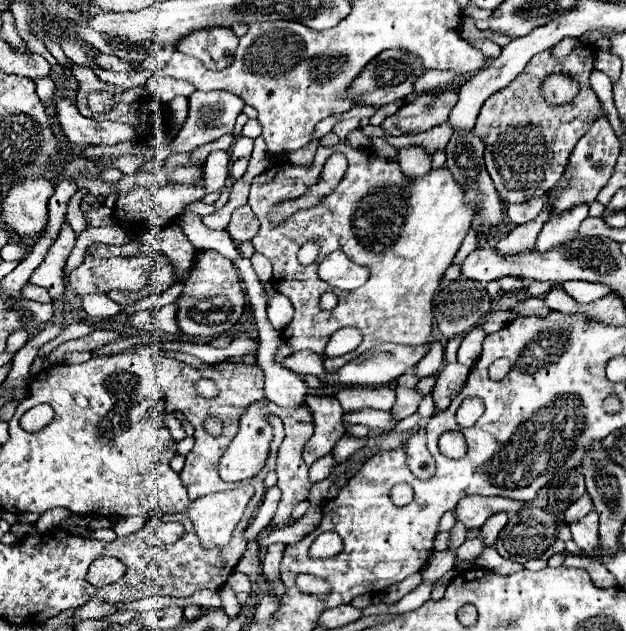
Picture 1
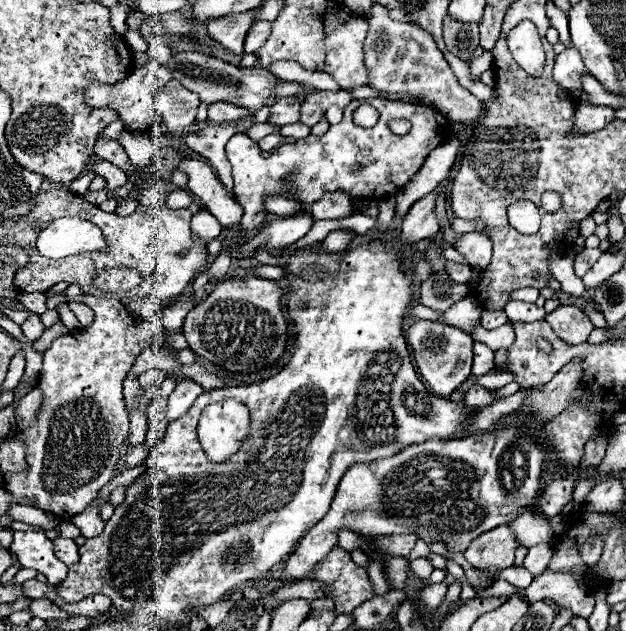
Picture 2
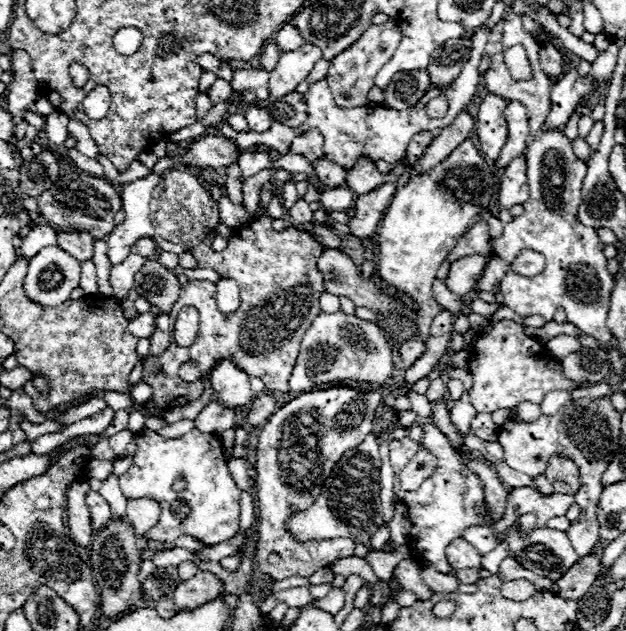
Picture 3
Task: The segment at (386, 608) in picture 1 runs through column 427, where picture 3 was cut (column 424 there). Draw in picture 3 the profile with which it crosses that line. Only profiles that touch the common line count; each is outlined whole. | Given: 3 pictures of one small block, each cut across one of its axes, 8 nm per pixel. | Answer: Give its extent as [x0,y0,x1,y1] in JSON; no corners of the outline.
[394,560,432,600]

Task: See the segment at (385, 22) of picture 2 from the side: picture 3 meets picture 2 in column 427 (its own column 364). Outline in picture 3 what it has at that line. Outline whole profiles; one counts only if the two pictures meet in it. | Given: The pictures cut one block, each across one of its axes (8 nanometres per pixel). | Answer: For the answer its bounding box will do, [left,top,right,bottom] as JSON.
[326,20,402,108]

